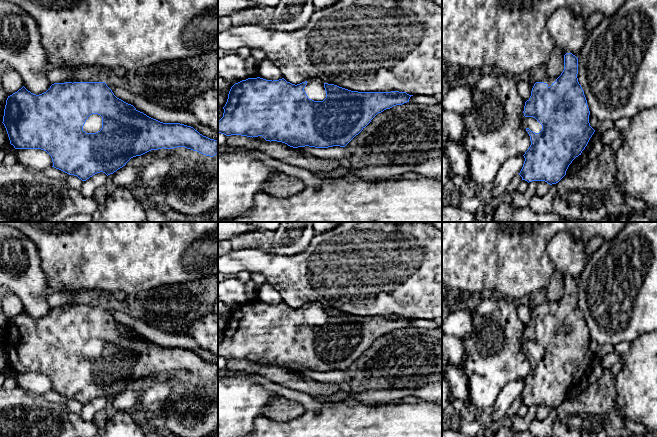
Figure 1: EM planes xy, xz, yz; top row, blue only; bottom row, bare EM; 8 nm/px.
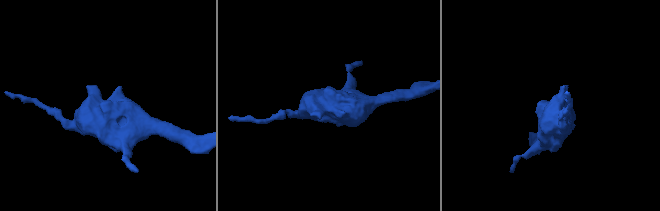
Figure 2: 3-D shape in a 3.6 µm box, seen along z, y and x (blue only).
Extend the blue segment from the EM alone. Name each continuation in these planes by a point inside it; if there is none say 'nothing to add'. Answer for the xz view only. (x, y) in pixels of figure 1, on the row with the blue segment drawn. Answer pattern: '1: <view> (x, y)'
1: xz (315, 90)

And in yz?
1: yz (529, 122)

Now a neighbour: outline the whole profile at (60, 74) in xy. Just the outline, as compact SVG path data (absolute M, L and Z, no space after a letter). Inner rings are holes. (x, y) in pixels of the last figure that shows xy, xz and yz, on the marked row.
M57 67L48 72L49 81L54 83L78 82L83 76L84 70Z

